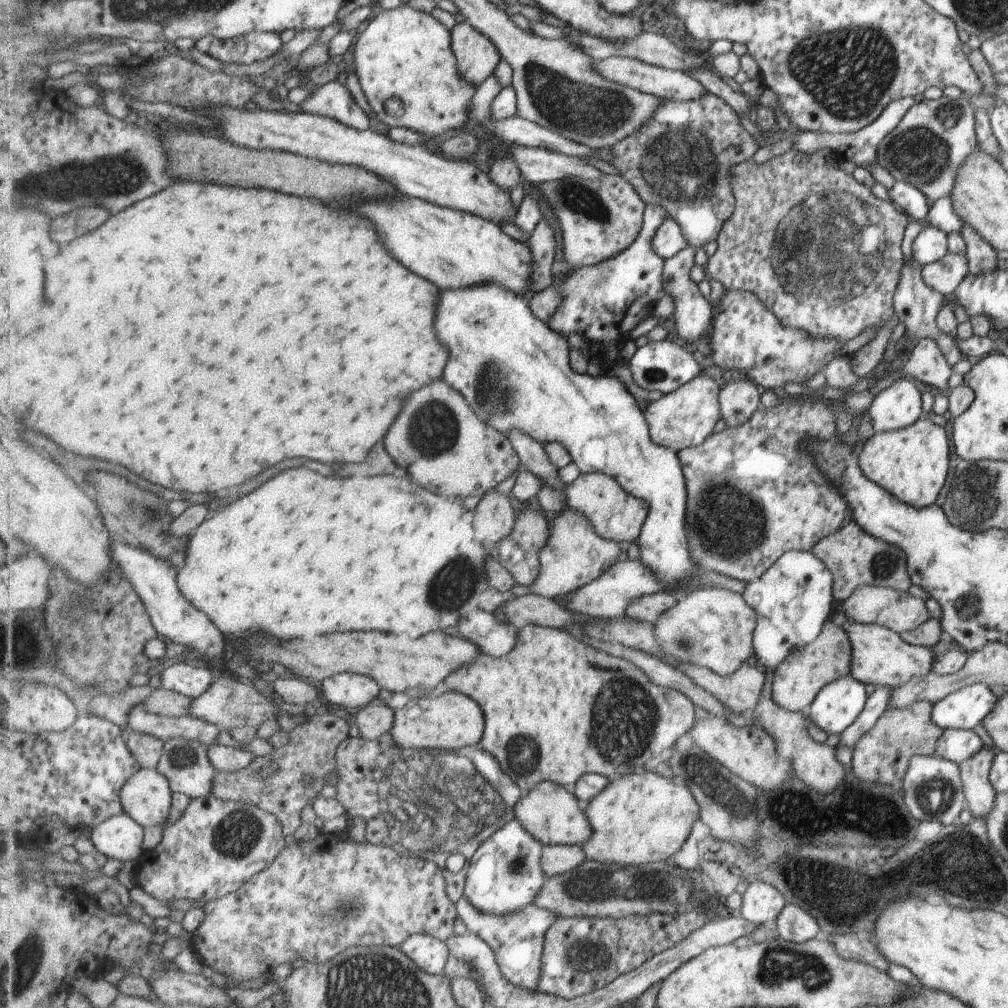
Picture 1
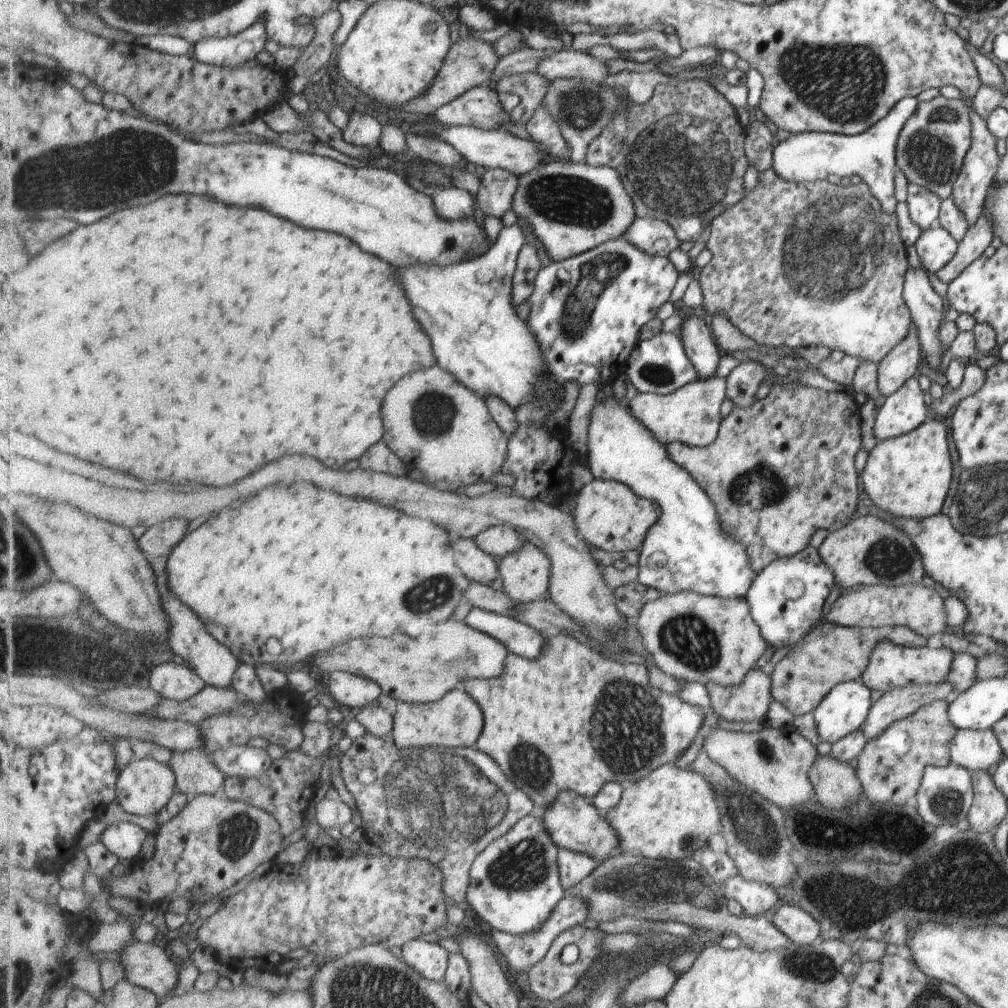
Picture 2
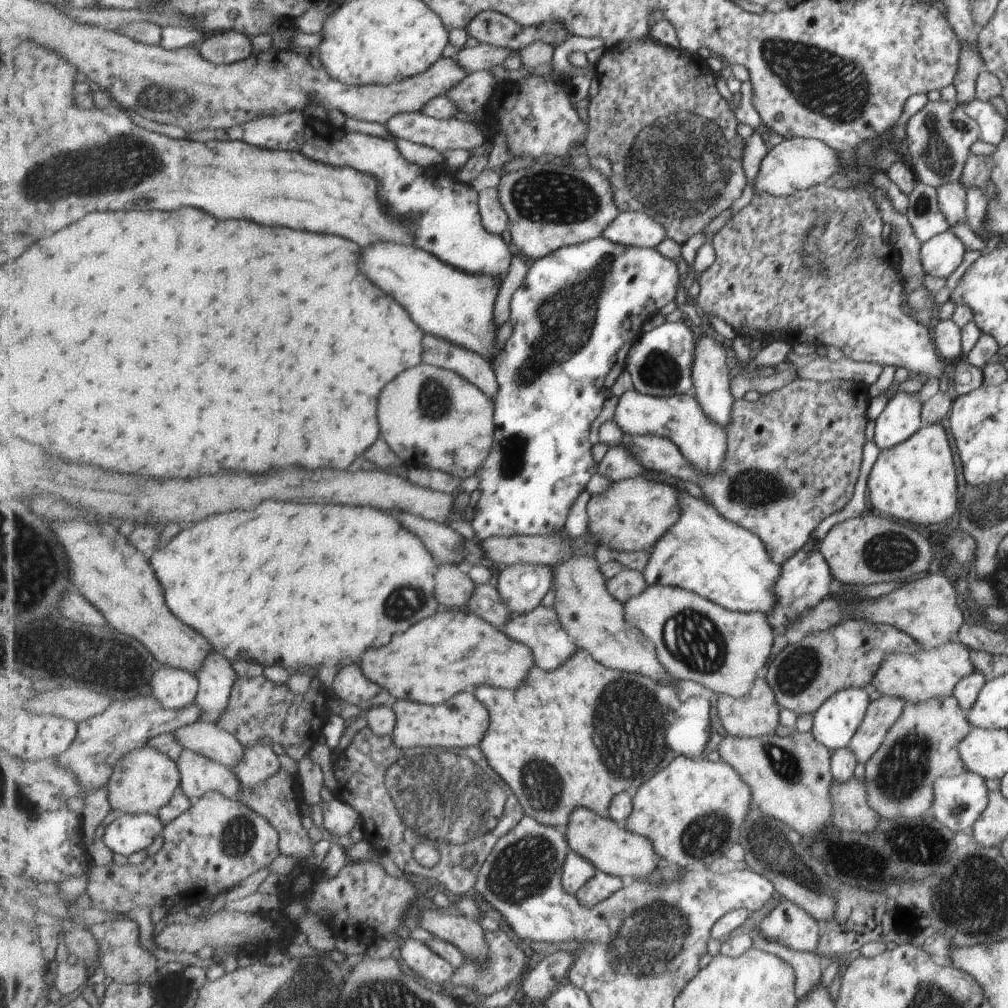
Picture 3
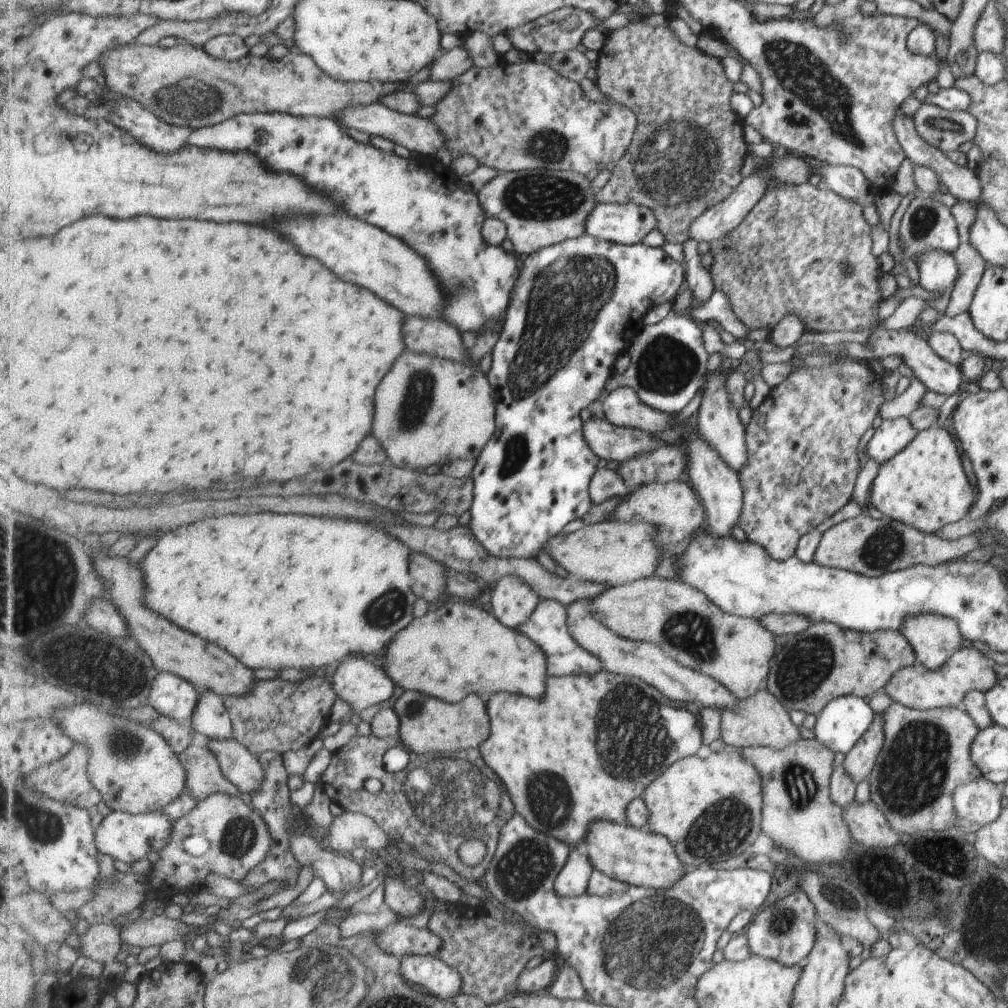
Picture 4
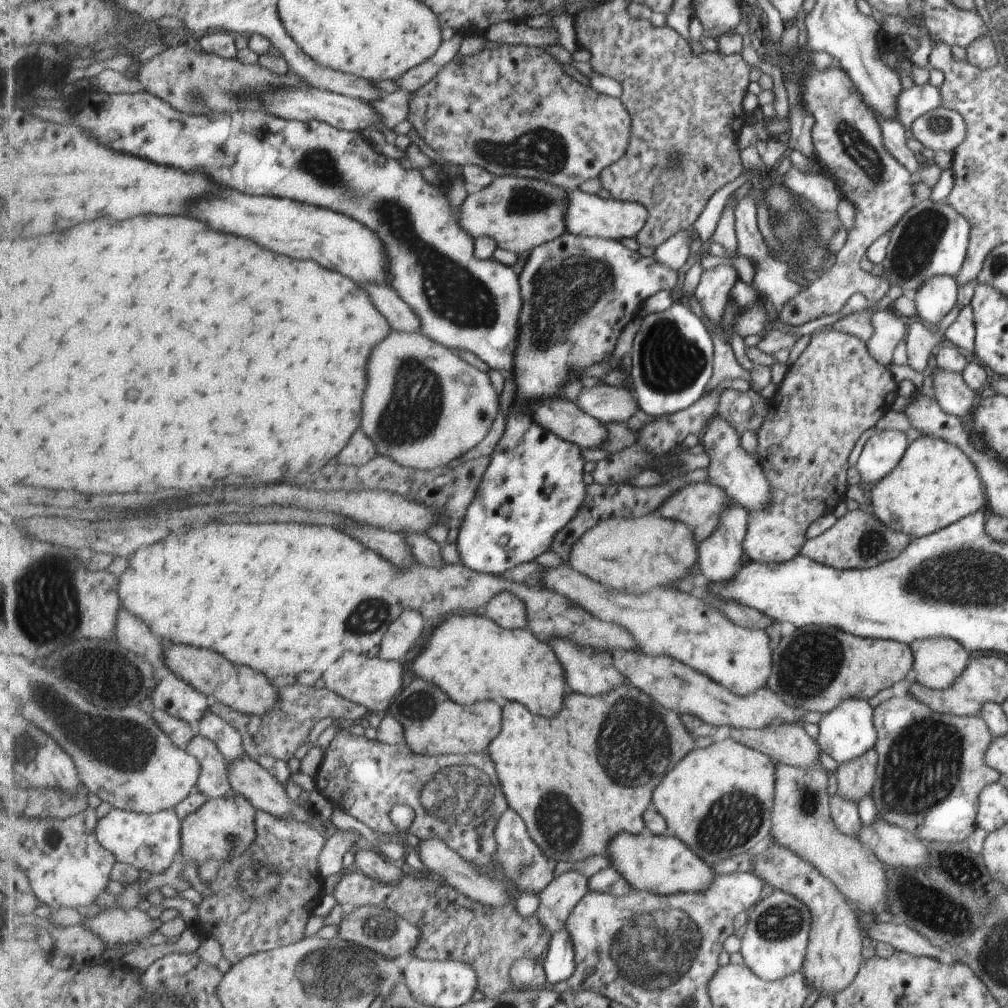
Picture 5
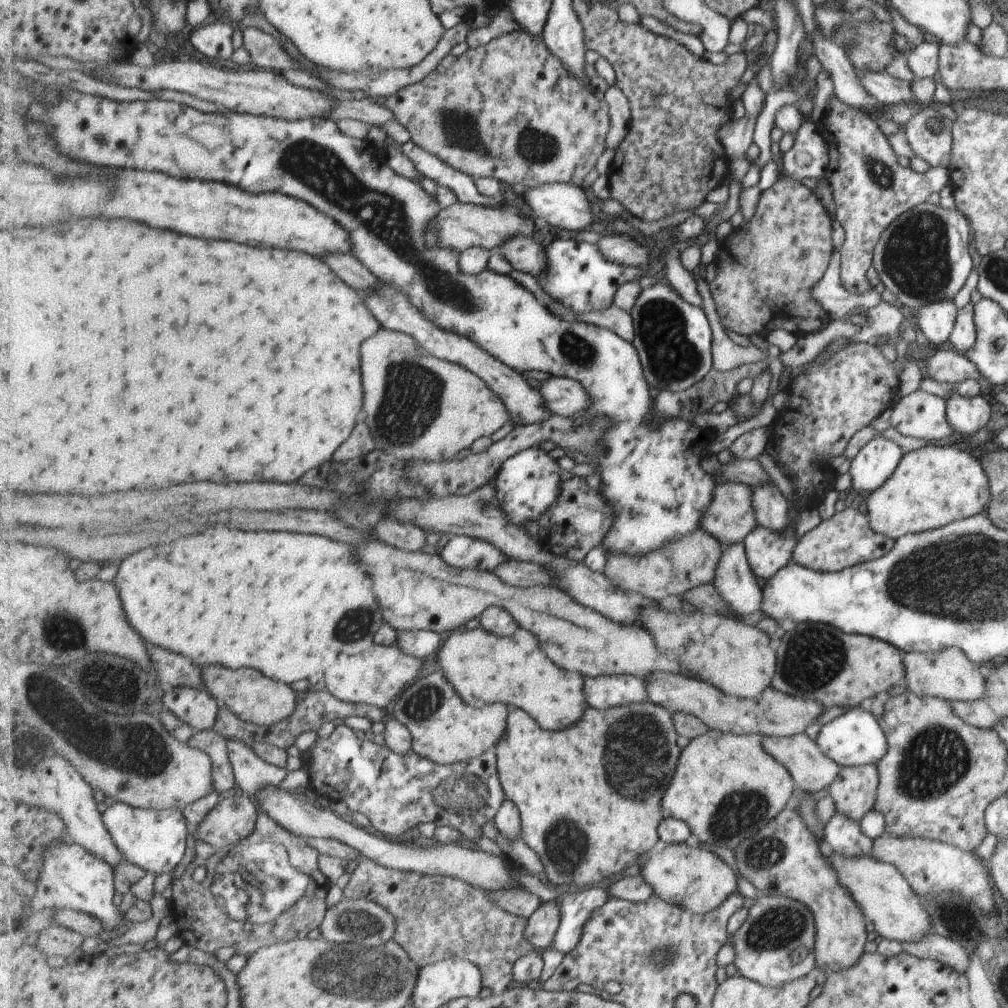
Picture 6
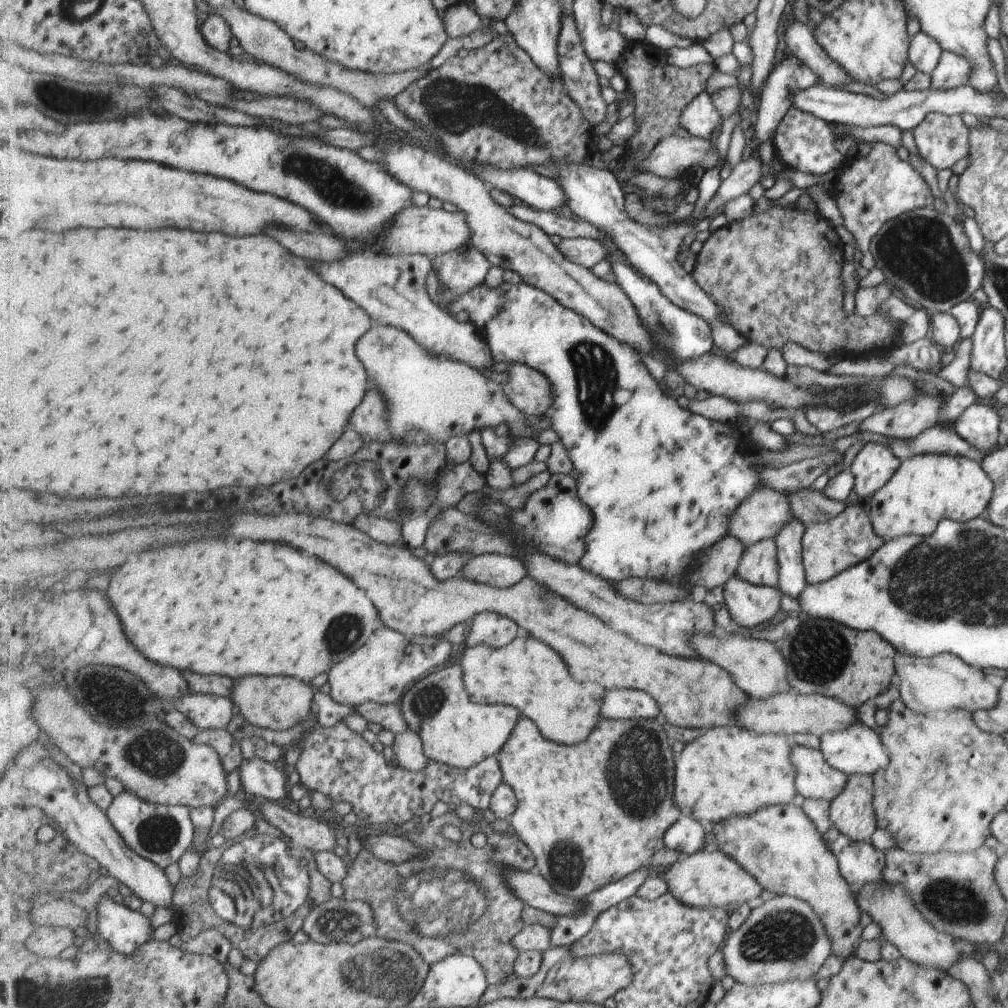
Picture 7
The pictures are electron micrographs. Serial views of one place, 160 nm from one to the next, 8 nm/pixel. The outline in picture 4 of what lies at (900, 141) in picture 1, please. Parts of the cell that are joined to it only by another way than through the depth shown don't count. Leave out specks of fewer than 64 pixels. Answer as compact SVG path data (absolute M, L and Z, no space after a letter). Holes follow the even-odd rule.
M923 102L912 115L915 132L939 154L959 148L976 135L976 117L967 111L950 111Z

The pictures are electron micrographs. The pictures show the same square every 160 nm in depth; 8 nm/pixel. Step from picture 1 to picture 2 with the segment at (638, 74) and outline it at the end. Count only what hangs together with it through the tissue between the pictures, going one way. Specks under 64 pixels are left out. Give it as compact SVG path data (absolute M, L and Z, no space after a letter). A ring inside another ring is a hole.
M577 47L559 51L547 57L538 68L538 73L544 78L556 79L569 77L582 79L595 84L609 78L607 62L593 58L589 52Z

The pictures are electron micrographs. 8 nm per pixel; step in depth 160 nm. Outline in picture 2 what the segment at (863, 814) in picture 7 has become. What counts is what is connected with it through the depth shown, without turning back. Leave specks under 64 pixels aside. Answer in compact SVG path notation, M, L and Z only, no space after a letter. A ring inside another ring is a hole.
M945 680L937 684L913 684L884 692L873 704L861 732L866 740L876 738L887 726L933 701L947 701L953 685Z

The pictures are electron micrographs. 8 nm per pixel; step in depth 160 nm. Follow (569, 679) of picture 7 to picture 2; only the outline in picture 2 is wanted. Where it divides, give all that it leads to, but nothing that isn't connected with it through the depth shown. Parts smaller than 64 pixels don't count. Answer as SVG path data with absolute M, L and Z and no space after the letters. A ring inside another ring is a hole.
M453 619L449 622L441 622L435 626L425 628L425 632L419 638L411 638L405 634L397 634L391 638L369 638L369 640L349 640L349 644L341 644L341 648L333 648L333 652L323 652L321 656L313 656L313 664L321 672L335 672L345 670L353 674L365 674L371 680L377 680L381 688L385 688L387 694L399 701L408 703L430 703L437 702L447 695L447 690L457 688L463 678L493 678L499 676L505 666L507 658L512 652L501 641L487 633L478 631L469 626L465 621Z

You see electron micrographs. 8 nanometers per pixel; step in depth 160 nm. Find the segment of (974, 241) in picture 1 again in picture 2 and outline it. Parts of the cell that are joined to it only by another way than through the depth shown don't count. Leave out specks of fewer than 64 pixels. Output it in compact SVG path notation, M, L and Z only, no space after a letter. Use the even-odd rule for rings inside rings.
M974 112L972 114L972 142L968 148L967 154L963 158L963 166L953 183L951 196L953 204L960 214L963 215L968 226L973 226L982 212L982 204L985 193L989 190L995 171L998 167L1000 157L995 153L996 138L987 130L985 121L978 117Z

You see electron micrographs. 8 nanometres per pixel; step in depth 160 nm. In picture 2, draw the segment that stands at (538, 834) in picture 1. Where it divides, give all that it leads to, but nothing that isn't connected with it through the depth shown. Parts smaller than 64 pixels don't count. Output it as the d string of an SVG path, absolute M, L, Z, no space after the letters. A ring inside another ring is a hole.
M575 791L563 792L555 803L537 812L542 816L545 828L548 829L548 833L553 837L559 850L569 849L585 853L601 861L609 858L609 854L615 848L620 848L620 835L608 823L605 815L593 804L592 800Z

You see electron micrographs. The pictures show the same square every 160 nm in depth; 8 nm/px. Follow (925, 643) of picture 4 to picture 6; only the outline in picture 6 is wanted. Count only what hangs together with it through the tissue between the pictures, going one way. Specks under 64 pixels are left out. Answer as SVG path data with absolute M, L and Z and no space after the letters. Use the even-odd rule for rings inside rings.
M957 647L935 652L908 652L904 654L906 690L917 696L928 696L952 702L979 699L985 692L985 681L979 668Z

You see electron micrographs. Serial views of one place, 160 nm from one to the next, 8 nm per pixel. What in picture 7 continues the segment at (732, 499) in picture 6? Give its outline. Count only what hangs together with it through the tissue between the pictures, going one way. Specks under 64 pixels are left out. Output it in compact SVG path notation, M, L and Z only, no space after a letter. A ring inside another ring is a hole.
M761 487L737 507L730 519L728 535L737 538L743 547L759 540L775 538L794 519L789 498L775 490Z

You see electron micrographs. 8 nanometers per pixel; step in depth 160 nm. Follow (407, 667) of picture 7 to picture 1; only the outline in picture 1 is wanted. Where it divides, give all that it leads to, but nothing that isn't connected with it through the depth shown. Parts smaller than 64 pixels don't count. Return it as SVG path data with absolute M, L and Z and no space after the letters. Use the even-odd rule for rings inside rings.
M351 672L336 674L325 679L321 684L324 698L339 708L367 707L381 692L379 683L373 678L351 674Z

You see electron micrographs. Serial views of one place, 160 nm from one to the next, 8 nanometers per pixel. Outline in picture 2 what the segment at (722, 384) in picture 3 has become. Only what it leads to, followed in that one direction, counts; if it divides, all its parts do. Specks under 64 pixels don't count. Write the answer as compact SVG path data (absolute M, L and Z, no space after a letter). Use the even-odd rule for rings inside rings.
M683 316L681 319L677 330L681 332L684 352L702 379L713 378L719 354L713 342L712 331L709 331L701 316Z

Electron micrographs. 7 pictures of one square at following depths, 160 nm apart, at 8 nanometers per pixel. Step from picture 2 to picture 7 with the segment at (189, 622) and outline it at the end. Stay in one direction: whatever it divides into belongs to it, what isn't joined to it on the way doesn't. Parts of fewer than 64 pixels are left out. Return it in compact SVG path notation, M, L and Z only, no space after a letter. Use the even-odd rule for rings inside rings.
M253 758L244 760L239 768L240 782L251 795L268 801L283 800L289 790L288 778L283 766Z

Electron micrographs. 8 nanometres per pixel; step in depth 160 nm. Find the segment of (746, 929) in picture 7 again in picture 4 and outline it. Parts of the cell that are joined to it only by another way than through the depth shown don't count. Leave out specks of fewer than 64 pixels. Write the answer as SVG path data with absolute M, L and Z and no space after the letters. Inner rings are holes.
M799 890L776 900L757 916L752 917L747 928L750 954L776 960L784 965L797 965L812 950L815 938L815 914L807 897Z

